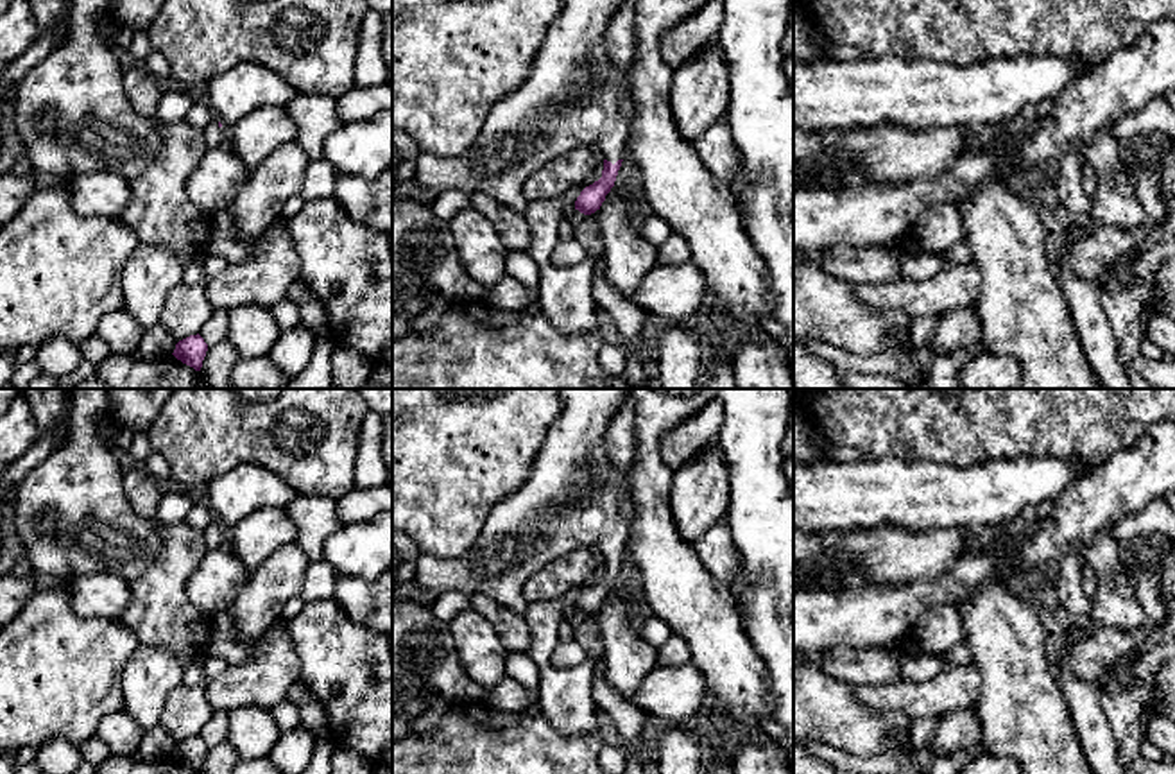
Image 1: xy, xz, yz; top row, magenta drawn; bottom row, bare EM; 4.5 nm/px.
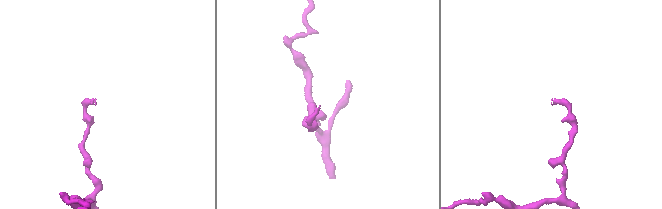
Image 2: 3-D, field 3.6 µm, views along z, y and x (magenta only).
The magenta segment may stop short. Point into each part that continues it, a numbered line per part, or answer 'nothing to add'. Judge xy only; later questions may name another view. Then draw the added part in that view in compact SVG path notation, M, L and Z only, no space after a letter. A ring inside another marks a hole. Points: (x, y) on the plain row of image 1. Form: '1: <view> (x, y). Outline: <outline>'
1: xy (214, 536). Outline: M211 518L201 532L204 536L208 550L220 548L227 541L224 529L219 527L219 521L215 518Z

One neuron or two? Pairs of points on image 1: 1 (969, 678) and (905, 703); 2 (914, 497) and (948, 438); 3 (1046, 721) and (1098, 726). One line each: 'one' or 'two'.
1: one
2: two
3: two

